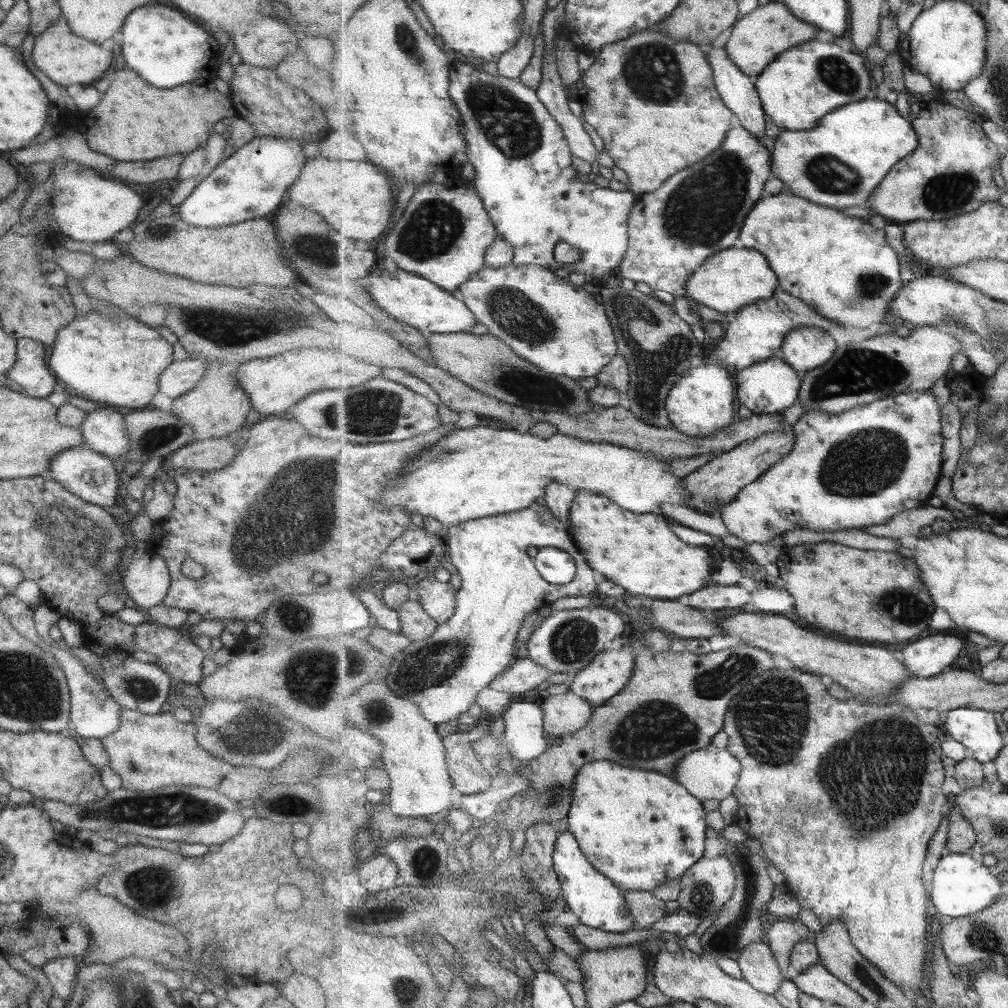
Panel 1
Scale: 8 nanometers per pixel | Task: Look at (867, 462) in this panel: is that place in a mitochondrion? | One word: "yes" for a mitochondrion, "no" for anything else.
yes

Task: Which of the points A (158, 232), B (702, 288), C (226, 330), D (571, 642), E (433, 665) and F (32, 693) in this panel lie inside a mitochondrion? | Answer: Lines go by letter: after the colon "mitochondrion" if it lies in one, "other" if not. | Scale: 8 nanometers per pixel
A: mitochondrion
B: other
C: mitochondrion
D: mitochondrion
E: mitochondrion
F: mitochondrion

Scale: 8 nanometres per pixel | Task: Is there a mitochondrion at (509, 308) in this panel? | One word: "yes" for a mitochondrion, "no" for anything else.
yes

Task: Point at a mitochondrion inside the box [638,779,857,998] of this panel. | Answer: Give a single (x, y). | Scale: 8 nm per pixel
(726, 938)

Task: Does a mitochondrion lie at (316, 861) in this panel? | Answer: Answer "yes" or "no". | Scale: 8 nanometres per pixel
no

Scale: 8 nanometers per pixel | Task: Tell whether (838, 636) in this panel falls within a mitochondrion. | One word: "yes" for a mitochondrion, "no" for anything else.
no

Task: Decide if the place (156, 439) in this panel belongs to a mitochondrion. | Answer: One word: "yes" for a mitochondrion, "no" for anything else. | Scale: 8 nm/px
yes

